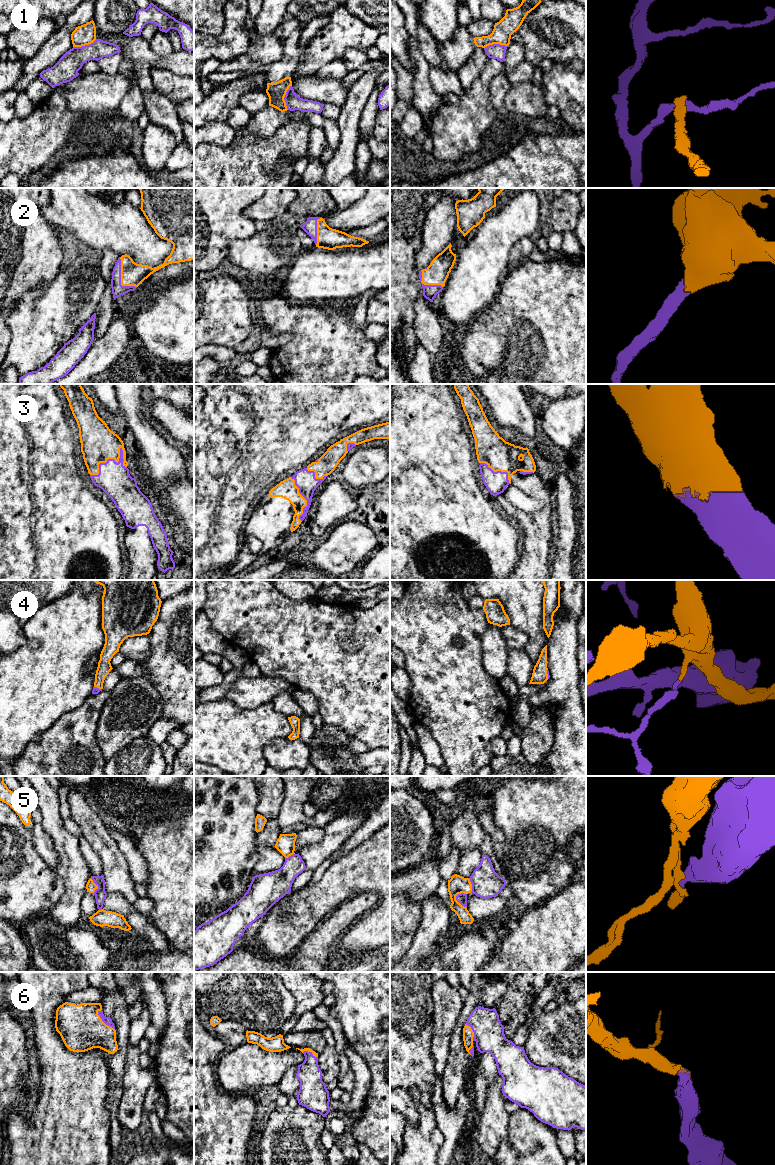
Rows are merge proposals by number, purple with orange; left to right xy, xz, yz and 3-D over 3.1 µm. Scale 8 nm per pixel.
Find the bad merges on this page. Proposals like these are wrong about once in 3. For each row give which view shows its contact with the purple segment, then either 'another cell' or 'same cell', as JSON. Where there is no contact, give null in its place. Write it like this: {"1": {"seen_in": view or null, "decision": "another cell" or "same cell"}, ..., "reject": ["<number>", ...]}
{"1": {"seen_in": "xz", "decision": "another cell"}, "2": {"seen_in": "xy", "decision": "same cell"}, "3": {"seen_in": "xy", "decision": "same cell"}, "4": {"seen_in": "yz", "decision": "another cell"}, "5": {"seen_in": "yz", "decision": "another cell"}, "6": {"seen_in": "xy", "decision": "same cell"}, "reject": ["1", "4", "5"]}

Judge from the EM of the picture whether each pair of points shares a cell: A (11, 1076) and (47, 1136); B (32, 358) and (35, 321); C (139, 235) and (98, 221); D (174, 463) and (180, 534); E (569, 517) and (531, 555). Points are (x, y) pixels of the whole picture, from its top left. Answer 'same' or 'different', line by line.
A: different
B: same
C: same
D: different
E: different

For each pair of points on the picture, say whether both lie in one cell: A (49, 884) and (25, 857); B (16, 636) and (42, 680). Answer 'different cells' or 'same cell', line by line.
A: same cell
B: different cells

